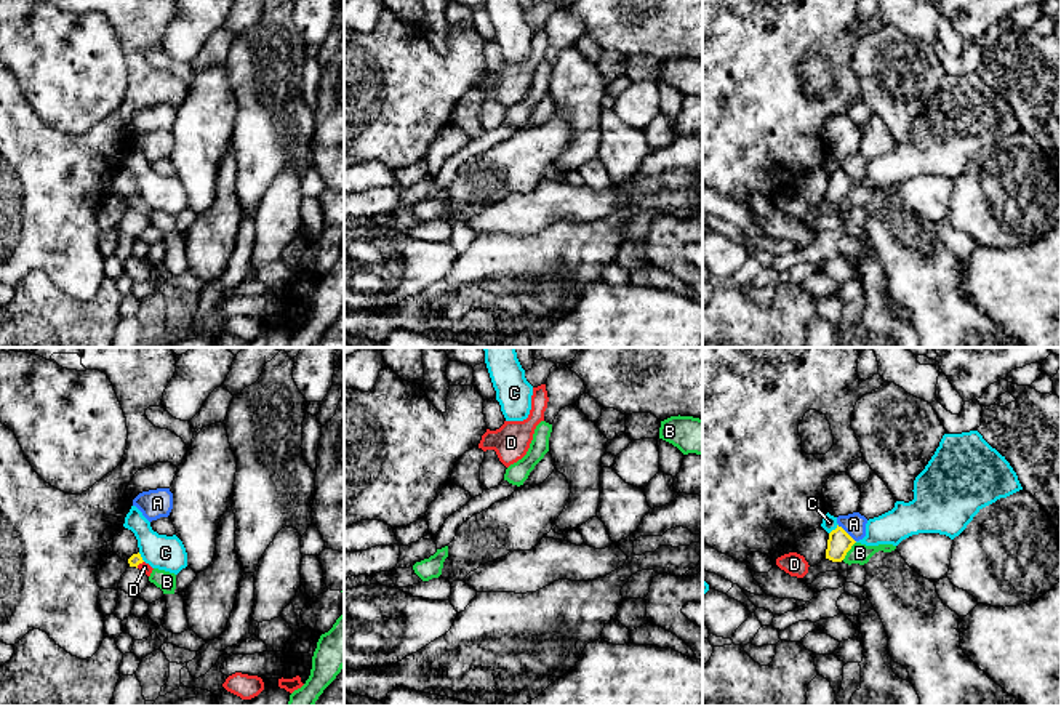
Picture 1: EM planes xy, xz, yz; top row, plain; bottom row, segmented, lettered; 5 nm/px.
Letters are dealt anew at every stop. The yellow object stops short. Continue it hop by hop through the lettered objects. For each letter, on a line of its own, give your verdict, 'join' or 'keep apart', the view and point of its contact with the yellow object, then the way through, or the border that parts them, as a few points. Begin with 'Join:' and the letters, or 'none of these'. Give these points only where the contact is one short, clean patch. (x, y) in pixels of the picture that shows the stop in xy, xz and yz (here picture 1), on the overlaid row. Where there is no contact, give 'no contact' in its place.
Join: none of these
A: keep apart; contact yz (847, 533); border yz (837, 525), (855, 541)
B: keep apart; contact yz (848, 549); border yz (855, 541), (842, 559)
C: keep apart; contact yz (836, 529); border yz (837, 524), (829, 533)
D: keep apart; contact xy (140, 562)

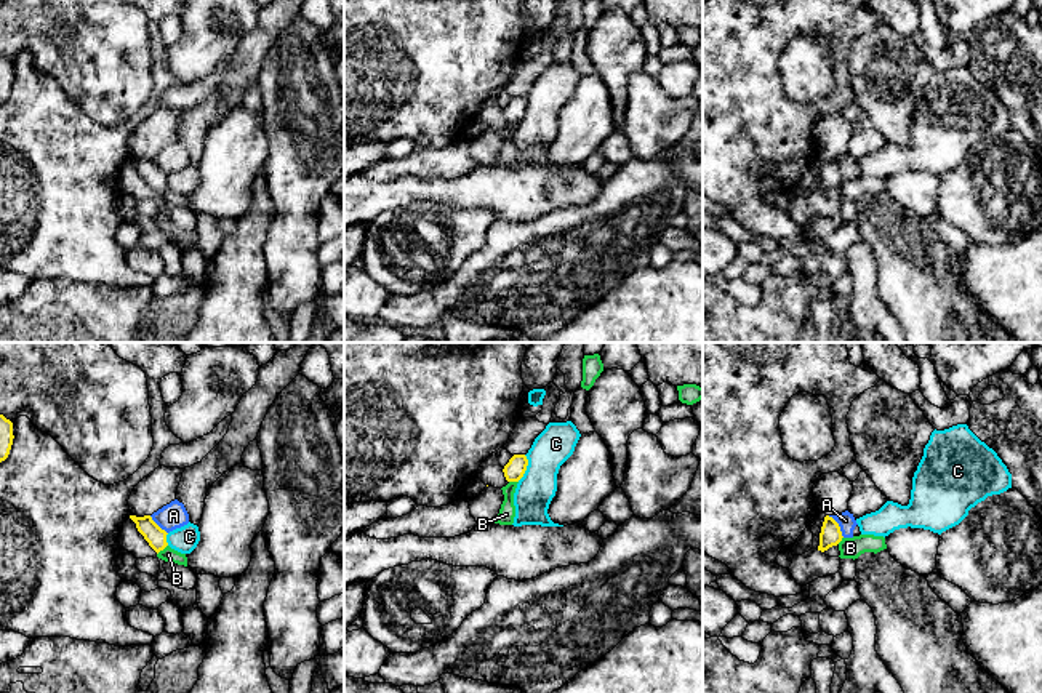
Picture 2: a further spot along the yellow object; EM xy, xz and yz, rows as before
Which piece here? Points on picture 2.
Join: none of these
A: keep apart; contact yz (837, 525); border yz (828, 516), (837, 524), (844, 536)
B: keep apart; contact xy (162, 549); border xy (167, 544), (157, 554)
C: keep apart; contact xz (525, 468); border xz (525, 455), (525, 472), (517, 480)

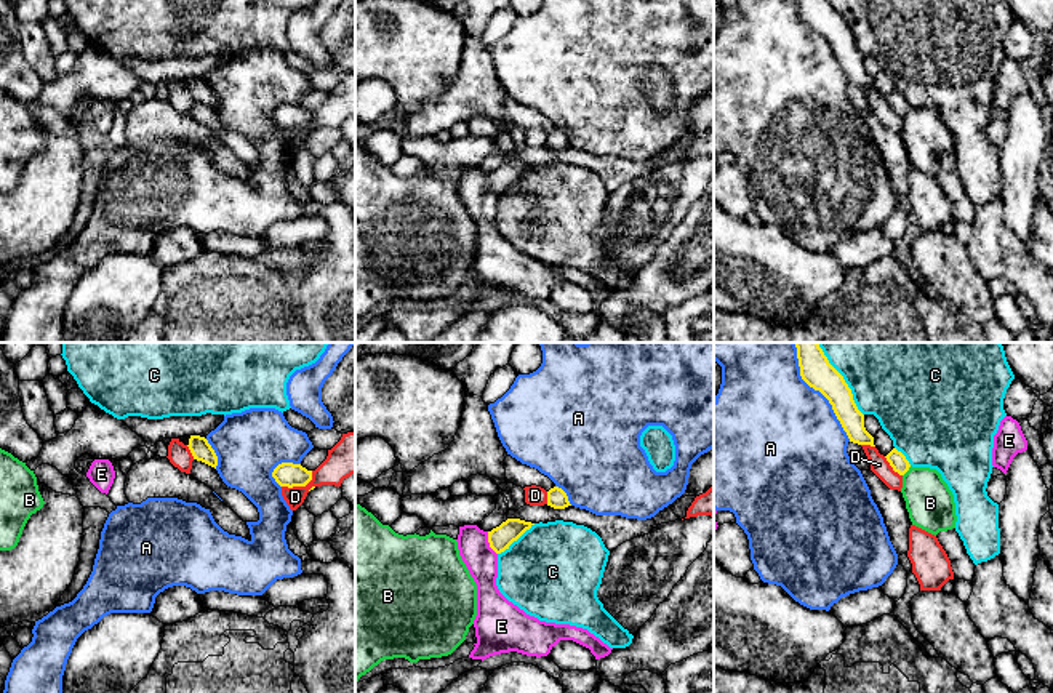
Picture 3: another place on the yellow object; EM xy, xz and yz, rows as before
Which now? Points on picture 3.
Join: D
A: keep apart; contact yz (818, 389)
B: keep apart; contact yz (908, 469)
C: keep apart; contact yz (844, 380)
D: join; contact xy (300, 485)
E: keep apart; contact xz (488, 541); border xz (487, 532), (487, 541), (496, 554)

